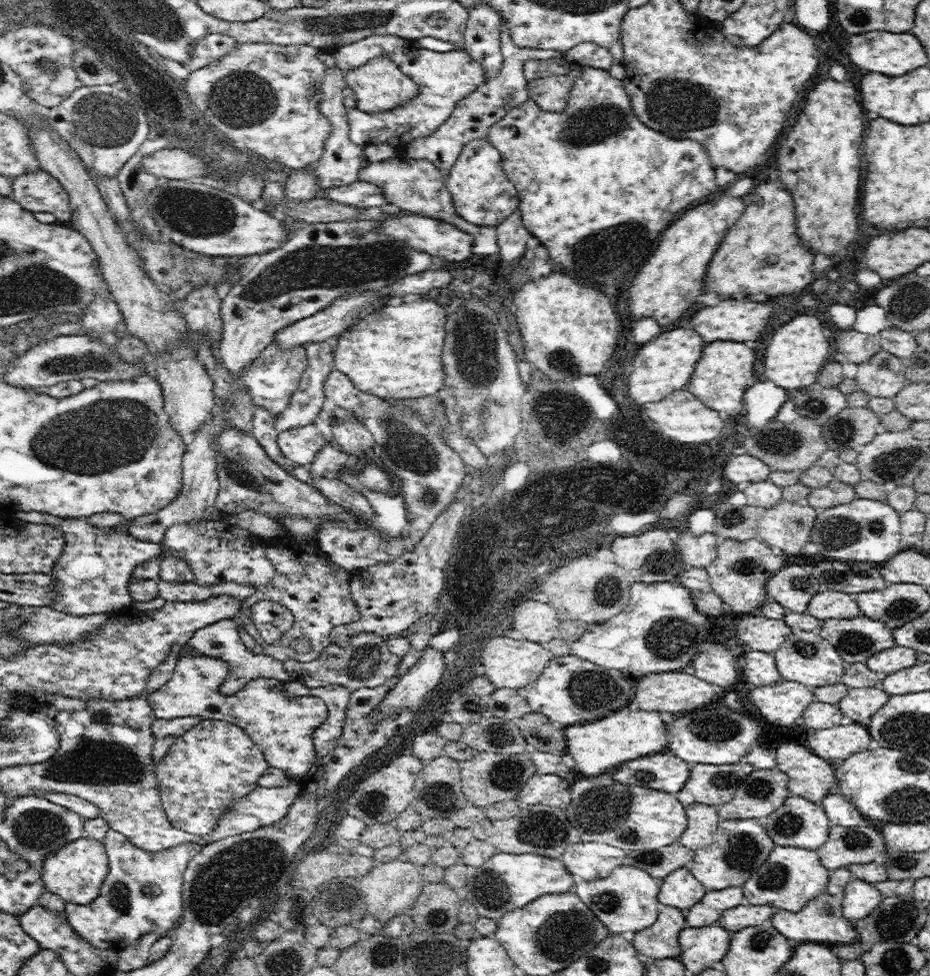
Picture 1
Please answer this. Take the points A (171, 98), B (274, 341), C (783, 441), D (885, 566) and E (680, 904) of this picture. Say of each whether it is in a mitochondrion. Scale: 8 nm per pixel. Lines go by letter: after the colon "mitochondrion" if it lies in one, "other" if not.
A: other
B: other
C: mitochondrion
D: other
E: other

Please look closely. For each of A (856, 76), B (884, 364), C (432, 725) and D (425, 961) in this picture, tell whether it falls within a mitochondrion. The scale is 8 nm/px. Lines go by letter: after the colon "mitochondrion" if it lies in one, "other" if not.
A: other
B: mitochondrion
C: other
D: mitochondrion

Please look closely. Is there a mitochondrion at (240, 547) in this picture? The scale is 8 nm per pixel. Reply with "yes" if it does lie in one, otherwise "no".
no

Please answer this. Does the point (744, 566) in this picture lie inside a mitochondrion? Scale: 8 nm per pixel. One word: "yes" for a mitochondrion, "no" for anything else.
yes

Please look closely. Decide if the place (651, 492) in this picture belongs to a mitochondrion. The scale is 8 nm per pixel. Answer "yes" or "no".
no

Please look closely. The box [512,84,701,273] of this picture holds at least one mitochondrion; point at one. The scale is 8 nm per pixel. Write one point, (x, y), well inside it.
(595, 123)

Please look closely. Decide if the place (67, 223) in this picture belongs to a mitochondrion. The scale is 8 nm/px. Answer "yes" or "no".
no

